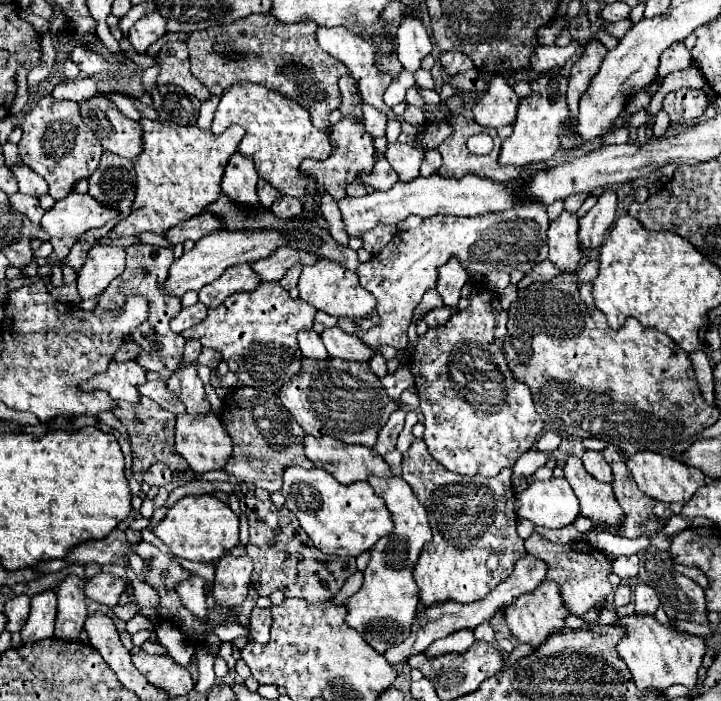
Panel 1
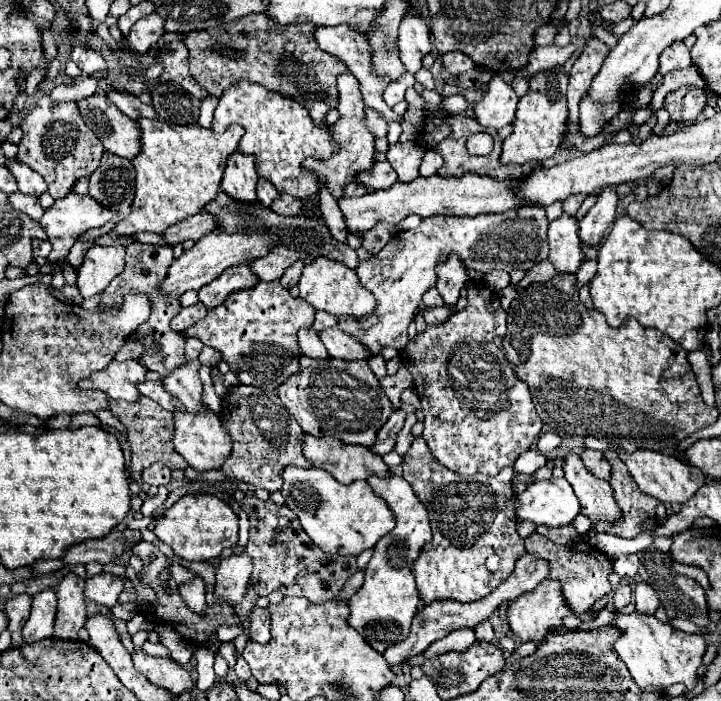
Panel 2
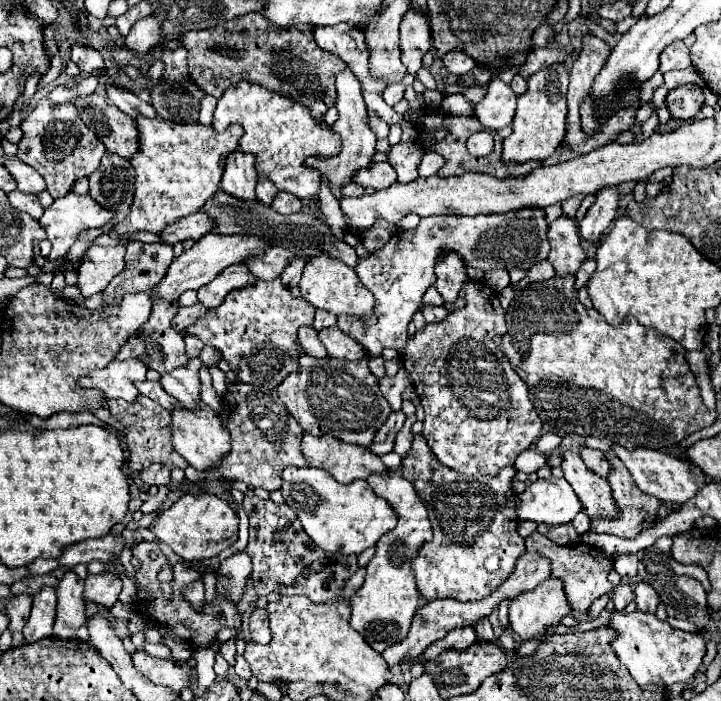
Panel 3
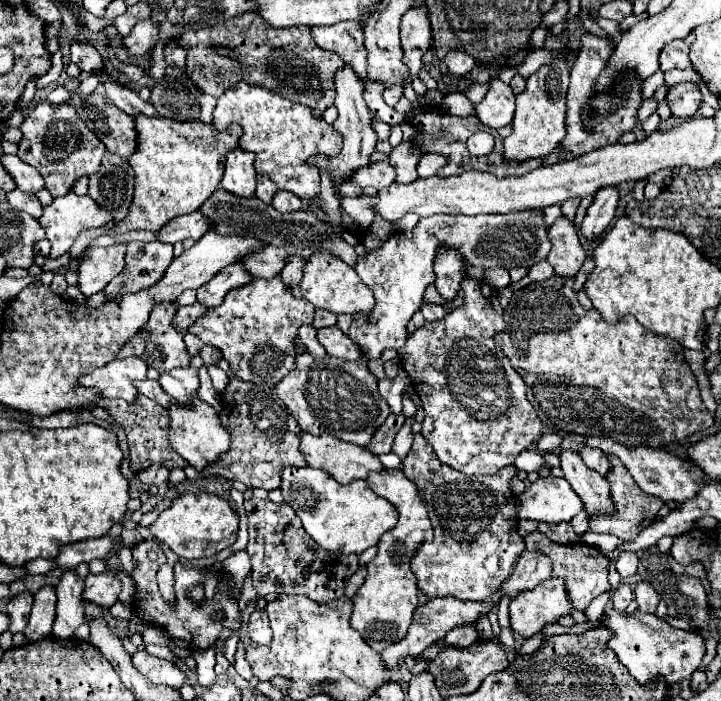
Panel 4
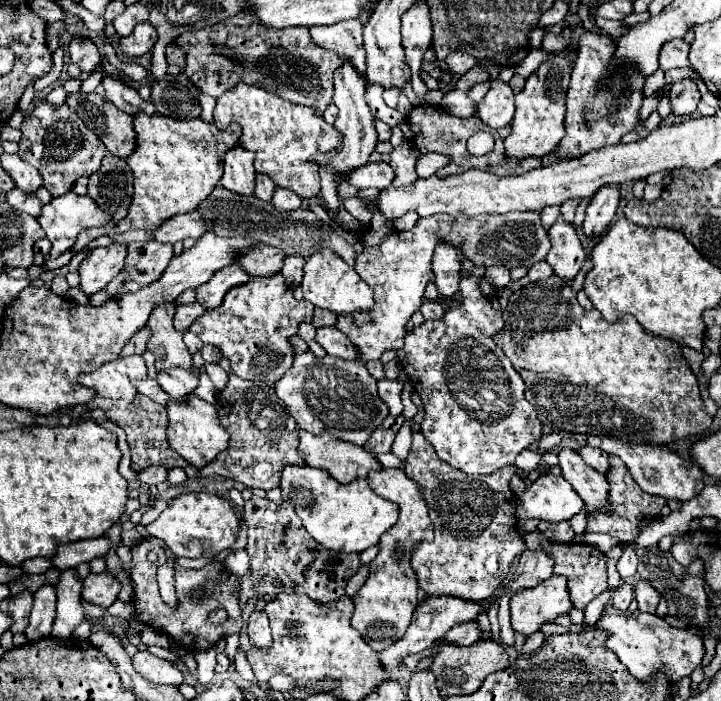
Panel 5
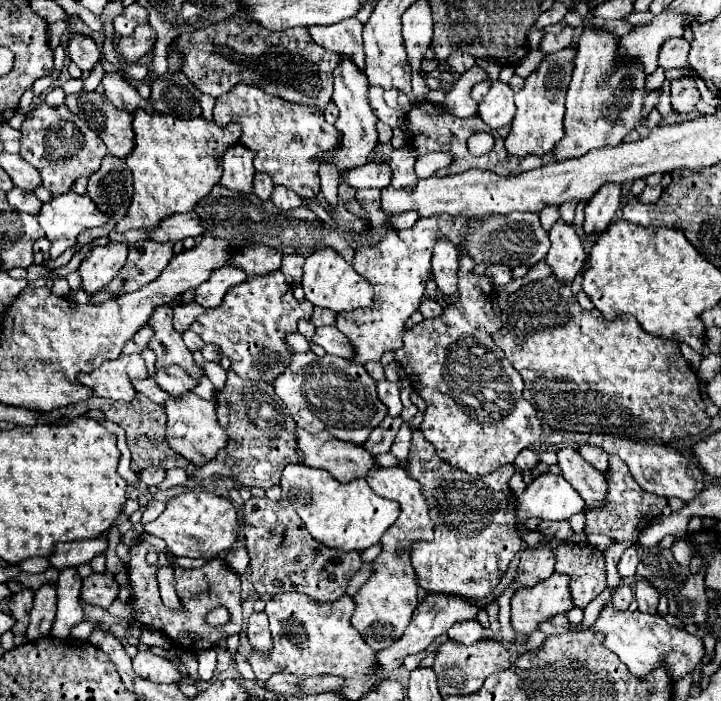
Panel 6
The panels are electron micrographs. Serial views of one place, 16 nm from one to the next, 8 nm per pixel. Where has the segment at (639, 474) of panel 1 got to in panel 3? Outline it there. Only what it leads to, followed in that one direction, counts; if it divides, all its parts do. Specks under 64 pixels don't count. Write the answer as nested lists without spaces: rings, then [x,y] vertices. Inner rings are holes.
[[[588,436],[584,440],[584,446],[588,448],[596,448],[596,450],[602,450],[602,452],[608,452],[608,450],[614,450],[620,460],[626,464],[626,468],[630,470],[634,482],[638,484],[638,488],[644,492],[644,494],[650,494],[662,502],[678,502],[678,504],[684,504],[686,500],[690,500],[702,486],[704,486],[704,474],[700,472],[700,468],[676,458],[676,456],[670,456],[670,454],[664,454],[664,452],[656,452],[656,450],[648,450],[648,448],[638,448],[636,452],[628,452],[626,448],[620,448],[620,446],[614,446],[610,440],[596,440],[594,436]]]

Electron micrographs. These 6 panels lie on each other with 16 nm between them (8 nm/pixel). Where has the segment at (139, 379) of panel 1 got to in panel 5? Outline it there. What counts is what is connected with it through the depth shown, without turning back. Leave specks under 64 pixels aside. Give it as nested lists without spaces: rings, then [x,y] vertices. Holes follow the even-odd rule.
[[[128,356],[116,358],[90,374],[80,376],[80,384],[94,388],[98,396],[104,398],[122,398],[132,402],[138,394],[134,388],[134,380],[146,378],[146,362],[142,356]]]

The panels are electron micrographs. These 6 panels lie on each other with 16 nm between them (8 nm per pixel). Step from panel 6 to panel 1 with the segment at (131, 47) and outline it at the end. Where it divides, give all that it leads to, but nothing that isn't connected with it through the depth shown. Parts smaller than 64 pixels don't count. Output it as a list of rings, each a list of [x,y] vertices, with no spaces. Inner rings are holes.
[[[150,12],[130,28],[130,42],[138,52],[144,54],[146,48],[164,34],[166,34],[166,18],[162,18],[158,12]]]

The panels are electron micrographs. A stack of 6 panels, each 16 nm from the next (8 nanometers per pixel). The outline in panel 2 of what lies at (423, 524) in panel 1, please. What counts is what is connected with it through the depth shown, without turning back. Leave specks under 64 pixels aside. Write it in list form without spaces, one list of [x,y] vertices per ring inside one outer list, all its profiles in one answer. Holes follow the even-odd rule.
[[[390,474],[388,478],[370,476],[368,484],[372,490],[386,500],[388,508],[392,508],[396,526],[388,536],[380,538],[380,544],[374,546],[372,560],[366,566],[364,572],[364,584],[362,588],[348,600],[348,624],[360,632],[360,636],[376,650],[384,652],[392,644],[400,644],[410,632],[412,618],[418,610],[418,588],[412,576],[412,564],[420,554],[420,548],[432,540],[432,530],[428,522],[428,512],[424,504],[416,498],[410,484],[398,476]]]

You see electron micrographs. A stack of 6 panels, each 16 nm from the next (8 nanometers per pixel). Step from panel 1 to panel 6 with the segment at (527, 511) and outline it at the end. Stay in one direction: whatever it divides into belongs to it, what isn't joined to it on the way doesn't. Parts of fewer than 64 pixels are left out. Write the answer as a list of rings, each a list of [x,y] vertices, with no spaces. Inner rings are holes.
[[[552,472],[540,474],[528,484],[524,494],[518,498],[516,516],[520,520],[540,518],[540,520],[570,520],[584,508],[580,494],[562,478]]]

